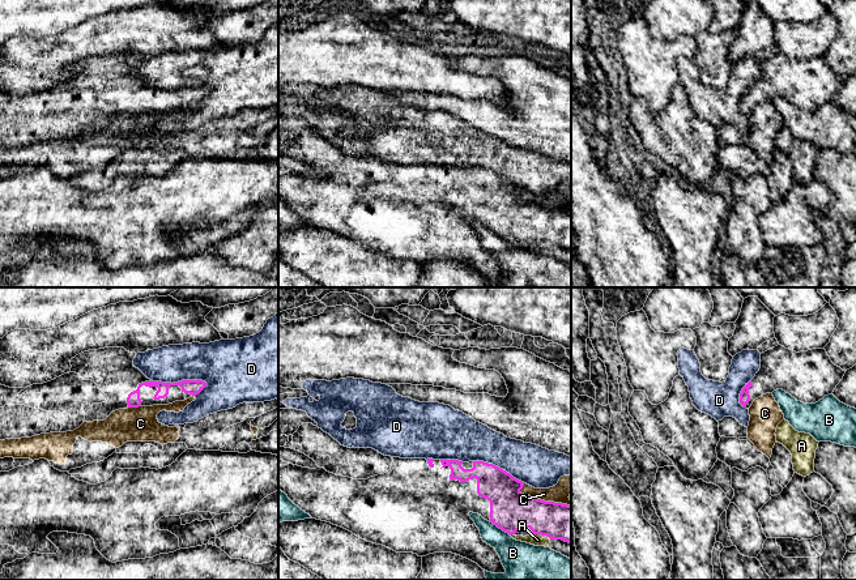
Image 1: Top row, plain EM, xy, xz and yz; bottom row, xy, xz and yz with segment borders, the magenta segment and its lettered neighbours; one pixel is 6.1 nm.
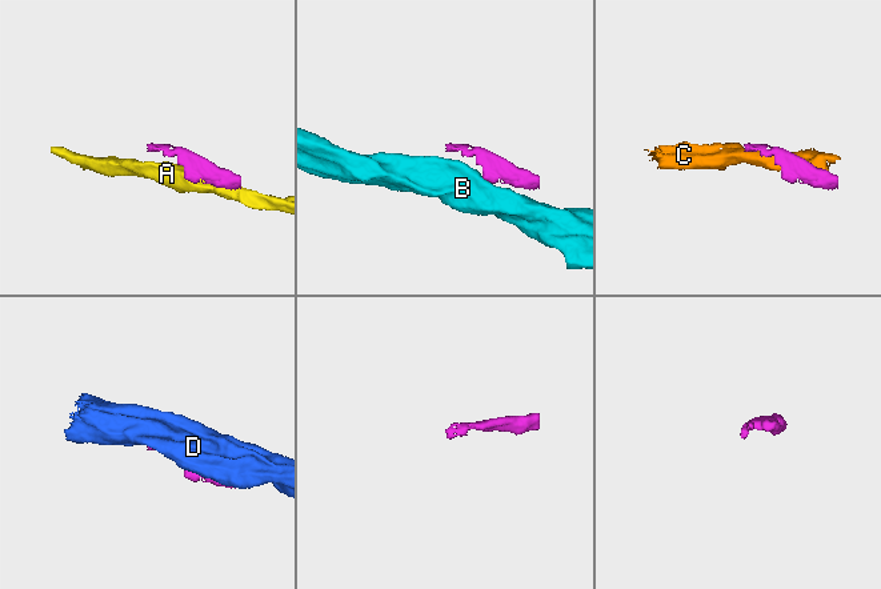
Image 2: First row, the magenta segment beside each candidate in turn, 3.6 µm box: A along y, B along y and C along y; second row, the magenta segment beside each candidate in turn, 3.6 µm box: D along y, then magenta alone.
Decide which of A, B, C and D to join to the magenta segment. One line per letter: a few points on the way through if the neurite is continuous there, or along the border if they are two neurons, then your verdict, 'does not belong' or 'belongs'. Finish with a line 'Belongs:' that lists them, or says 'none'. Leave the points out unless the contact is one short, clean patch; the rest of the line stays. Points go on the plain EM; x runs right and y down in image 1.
A: does not belong
B: border along xz (489, 229), (509, 242); does not belong
C: does not belong
D: does not belong
Belongs: none

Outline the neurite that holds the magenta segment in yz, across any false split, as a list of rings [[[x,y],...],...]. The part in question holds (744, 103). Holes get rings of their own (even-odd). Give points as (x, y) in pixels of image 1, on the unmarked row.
[[[778,52],[761,61],[761,76],[742,95],[740,111],[749,116],[755,106],[776,97],[804,111],[815,111],[834,99],[844,81],[825,56],[796,60]]]

